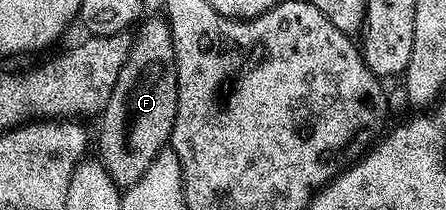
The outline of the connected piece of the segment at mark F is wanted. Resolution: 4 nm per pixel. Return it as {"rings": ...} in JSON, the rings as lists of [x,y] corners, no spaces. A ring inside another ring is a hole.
{"rings":[[[162,16],[151,17],[147,22],[144,20],[143,38],[138,38],[134,46],[130,60],[123,69],[117,81],[117,87],[113,87],[113,95],[107,106],[103,108],[101,120],[103,126],[99,129],[99,153],[98,160],[103,162],[113,183],[120,187],[135,186],[147,171],[153,159],[168,148],[171,140],[171,132],[177,119],[177,71],[175,70],[175,52],[173,51],[173,39],[171,28]]]}

